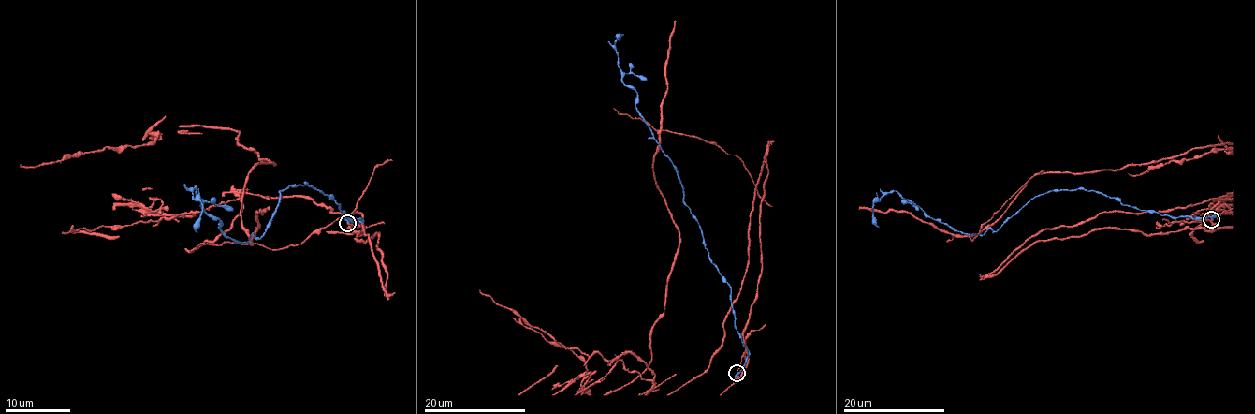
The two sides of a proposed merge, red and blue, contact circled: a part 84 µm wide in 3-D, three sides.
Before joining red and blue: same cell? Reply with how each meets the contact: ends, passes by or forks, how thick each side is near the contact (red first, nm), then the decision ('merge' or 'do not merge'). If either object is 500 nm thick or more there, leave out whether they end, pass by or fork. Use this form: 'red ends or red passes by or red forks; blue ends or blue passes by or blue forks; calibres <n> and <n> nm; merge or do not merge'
red forks; blue ends; calibres 160 and 440 nm; do not merge

